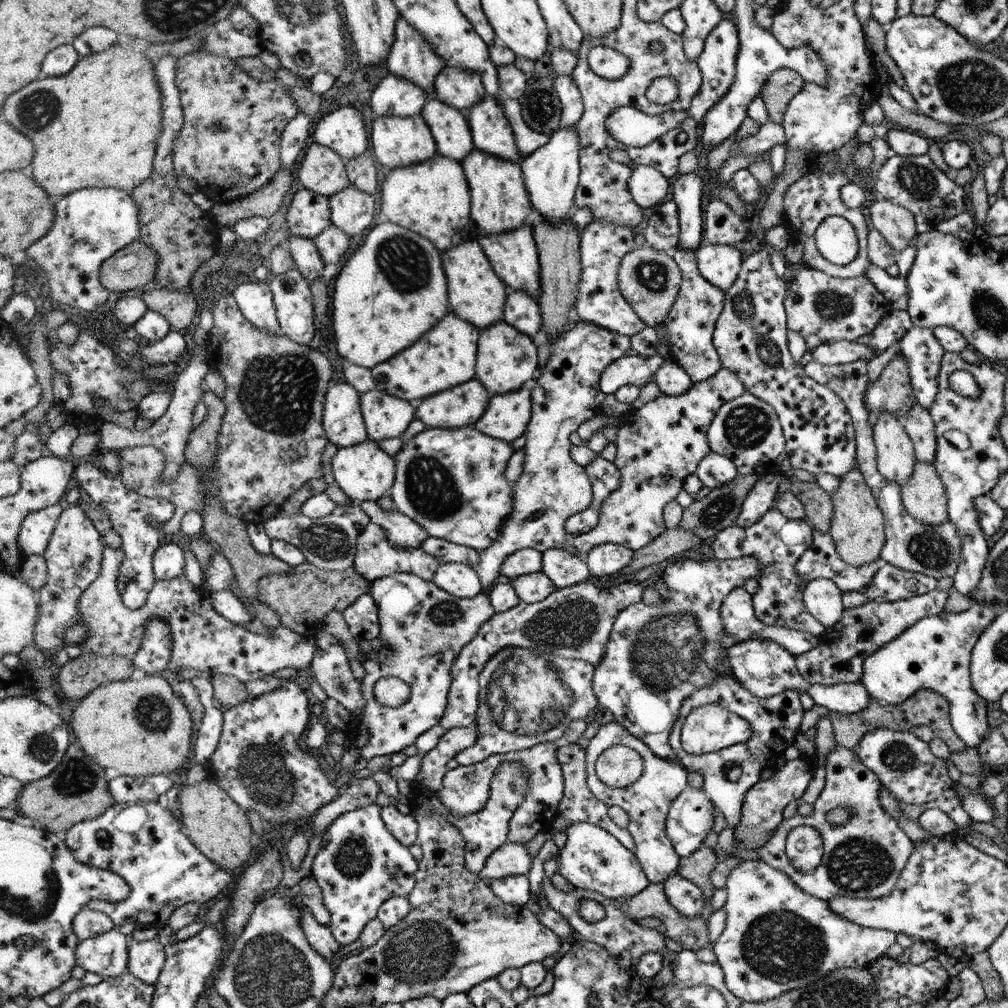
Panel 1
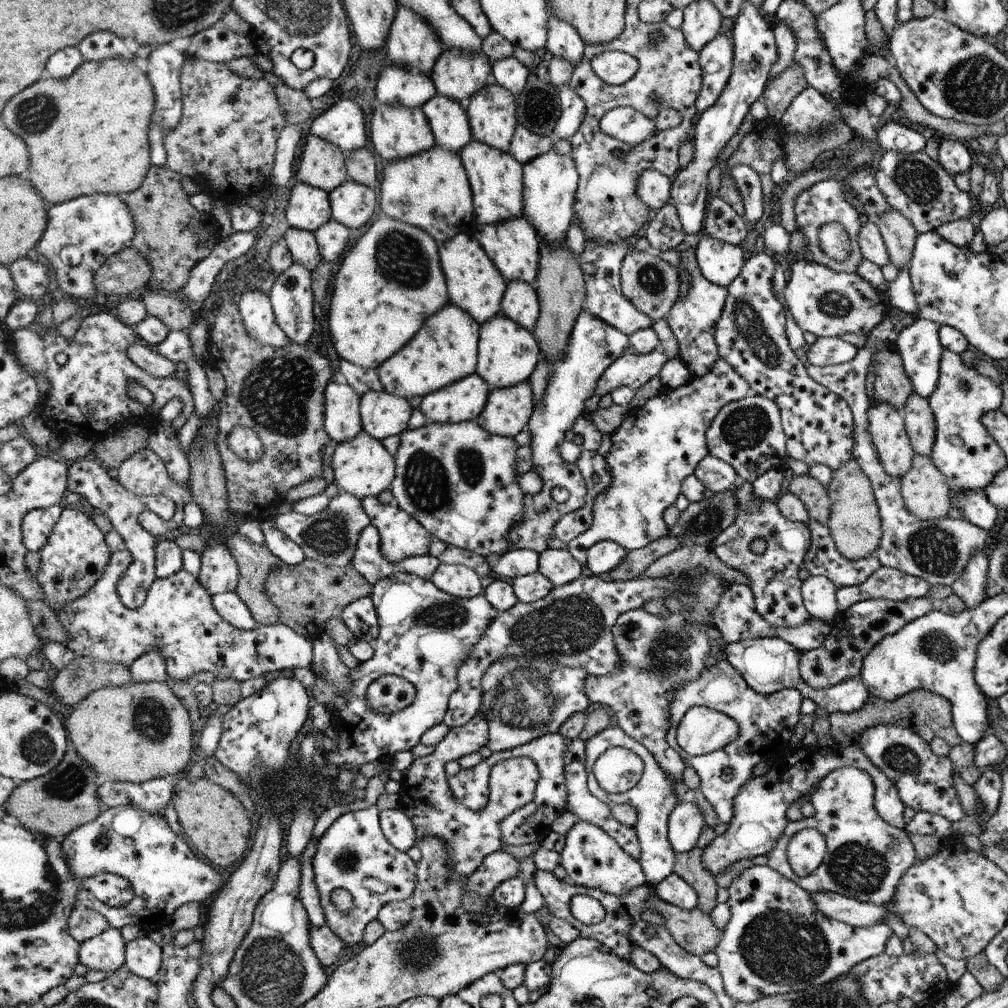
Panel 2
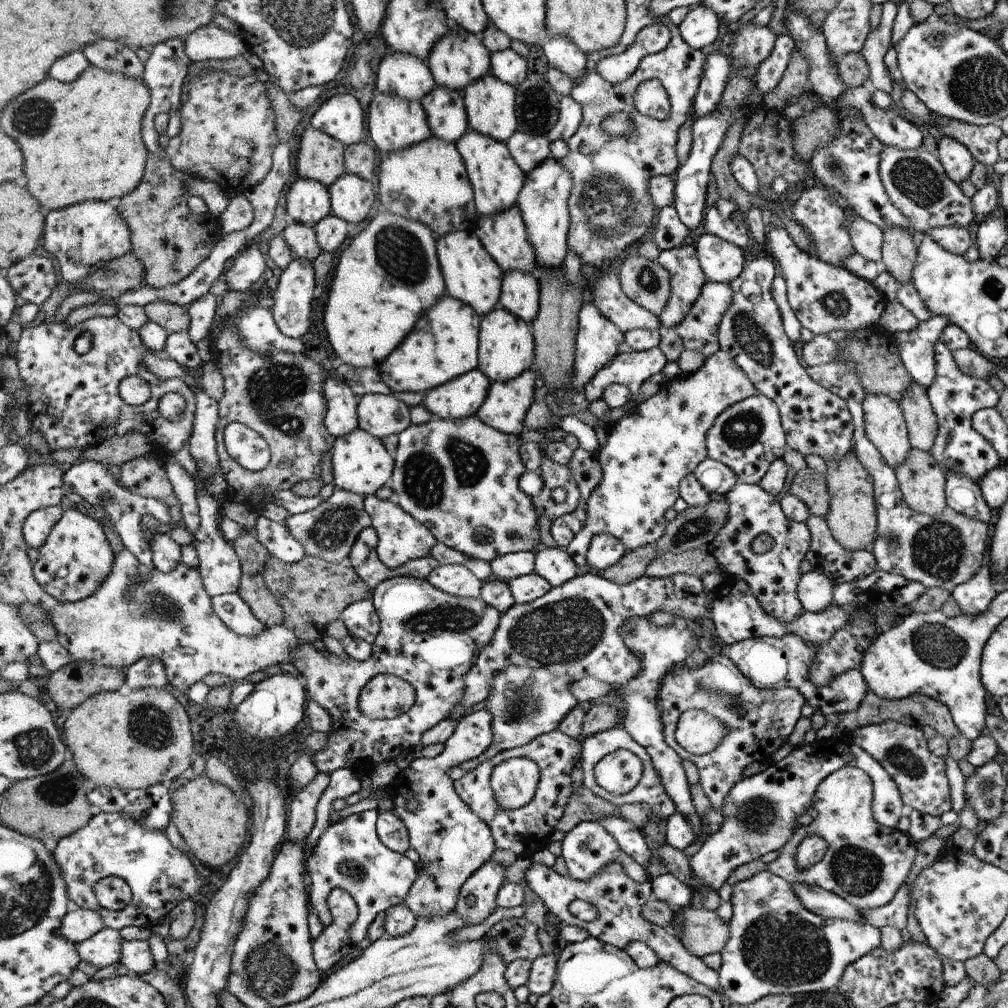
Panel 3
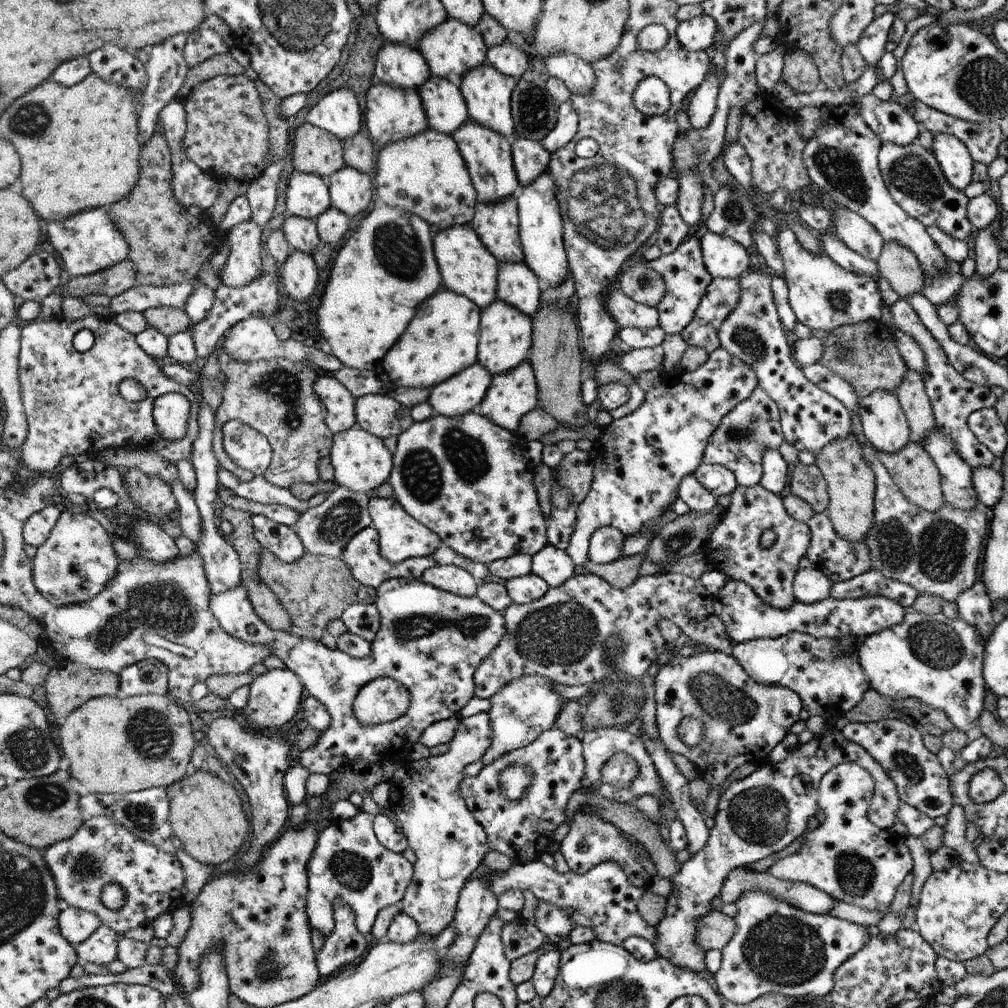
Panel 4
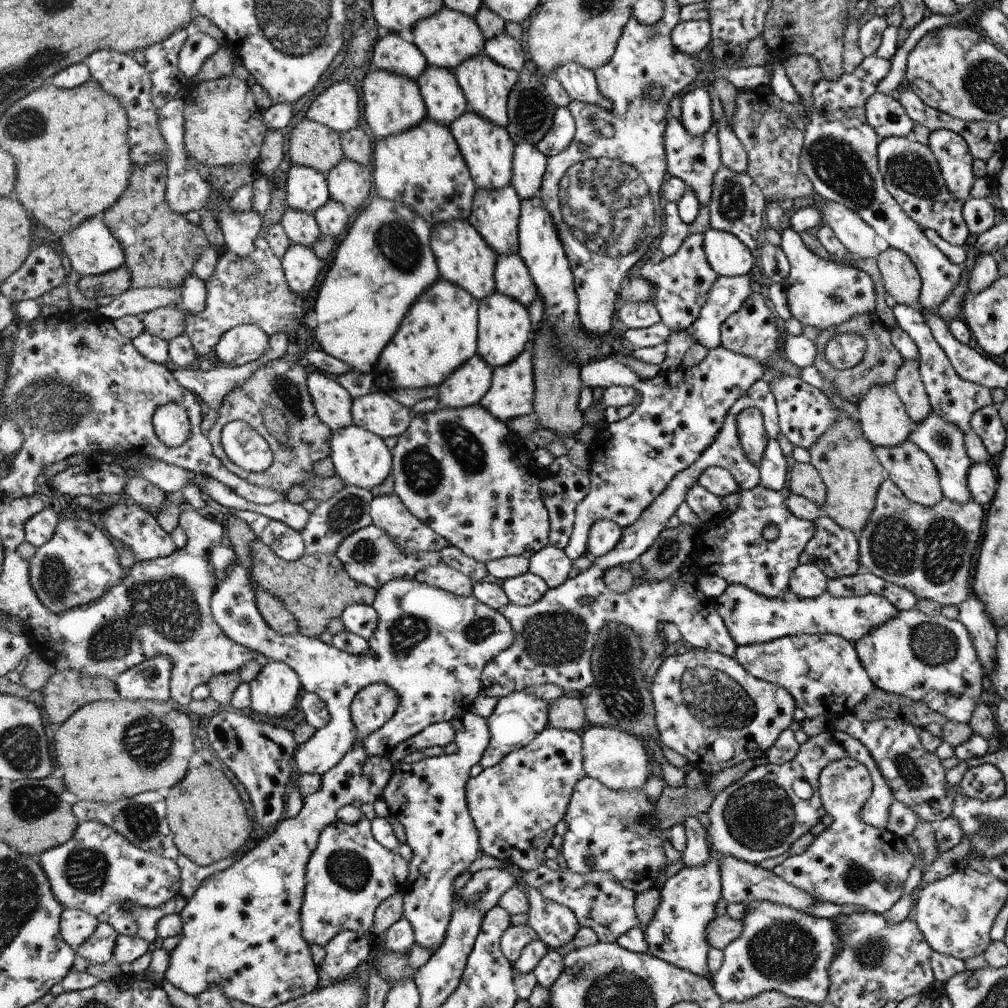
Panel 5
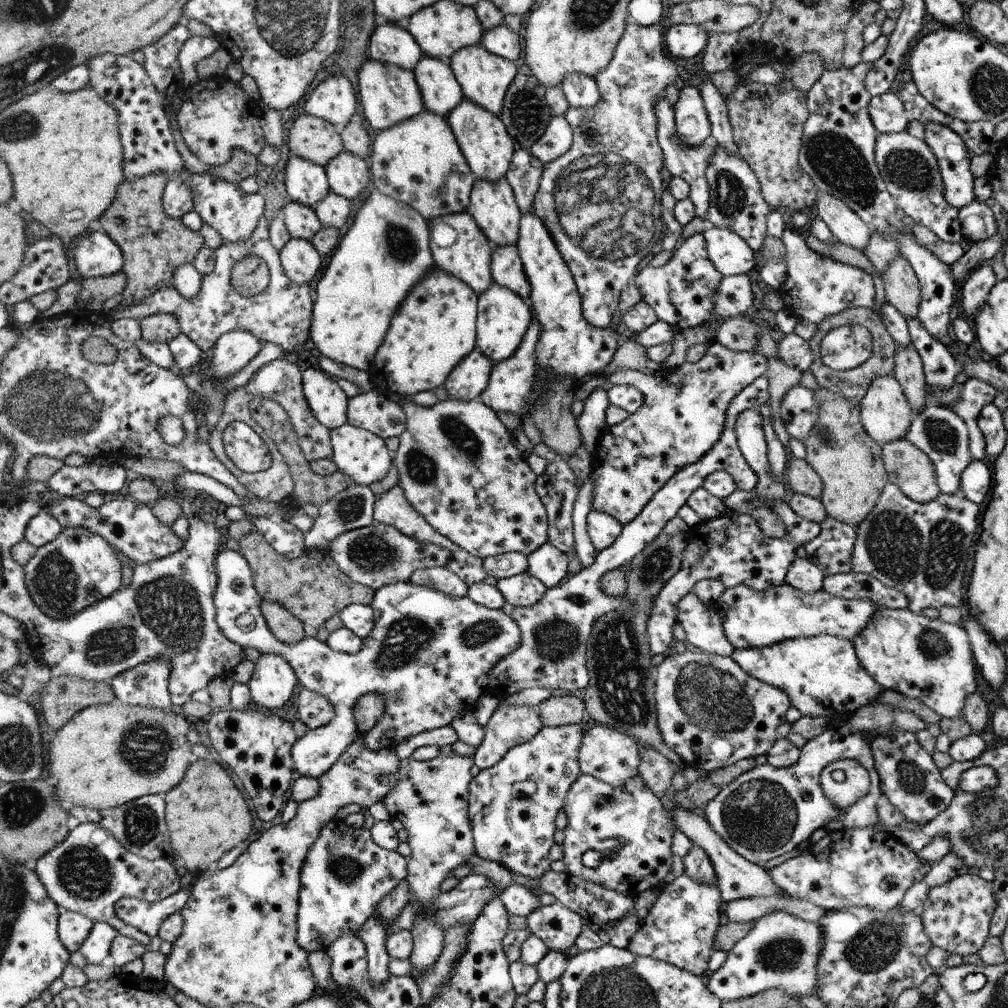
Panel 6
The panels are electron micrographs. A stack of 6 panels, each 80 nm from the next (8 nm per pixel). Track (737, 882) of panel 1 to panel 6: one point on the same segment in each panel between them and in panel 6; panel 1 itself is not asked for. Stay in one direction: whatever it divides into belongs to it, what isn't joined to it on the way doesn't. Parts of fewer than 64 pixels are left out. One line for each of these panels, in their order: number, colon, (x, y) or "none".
2: (776, 941)
3: (776, 946)
4: (776, 948)
5: (781, 949)
6: (781, 950)

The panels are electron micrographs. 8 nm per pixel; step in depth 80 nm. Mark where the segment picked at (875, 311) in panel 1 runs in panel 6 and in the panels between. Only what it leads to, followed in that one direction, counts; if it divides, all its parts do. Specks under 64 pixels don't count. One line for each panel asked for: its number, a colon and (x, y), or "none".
2: (827, 303)
3: (824, 297)
4: (824, 296)
5: (822, 293)
6: (816, 287)

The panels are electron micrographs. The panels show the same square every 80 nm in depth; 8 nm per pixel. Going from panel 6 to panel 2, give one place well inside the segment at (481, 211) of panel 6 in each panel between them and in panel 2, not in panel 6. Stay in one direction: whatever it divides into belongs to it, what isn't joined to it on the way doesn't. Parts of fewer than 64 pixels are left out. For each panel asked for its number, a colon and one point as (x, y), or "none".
2: (514, 246)
3: (504, 236)
4: (497, 224)
5: (496, 212)

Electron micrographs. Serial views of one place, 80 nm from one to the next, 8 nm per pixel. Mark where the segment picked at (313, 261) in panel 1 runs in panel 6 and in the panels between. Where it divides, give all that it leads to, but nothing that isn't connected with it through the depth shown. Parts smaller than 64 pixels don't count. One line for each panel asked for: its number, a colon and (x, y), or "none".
2: (304, 248)
3: (302, 239)
4: (302, 233)
5: (301, 227)
6: (302, 221)

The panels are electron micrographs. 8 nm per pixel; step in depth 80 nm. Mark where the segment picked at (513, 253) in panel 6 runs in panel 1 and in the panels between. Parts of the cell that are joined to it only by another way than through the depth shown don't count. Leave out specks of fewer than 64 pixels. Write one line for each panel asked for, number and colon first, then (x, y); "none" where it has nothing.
1: (522, 310)
2: (520, 302)
3: (520, 293)
4: (518, 285)
5: (512, 277)

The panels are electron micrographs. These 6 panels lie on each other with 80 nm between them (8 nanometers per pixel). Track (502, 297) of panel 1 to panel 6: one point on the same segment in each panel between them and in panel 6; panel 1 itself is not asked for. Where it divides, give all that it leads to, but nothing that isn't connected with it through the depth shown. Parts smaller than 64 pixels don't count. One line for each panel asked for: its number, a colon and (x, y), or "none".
2: (475, 284)
3: (473, 276)
4: (468, 267)
5: (469, 261)
6: (469, 258)

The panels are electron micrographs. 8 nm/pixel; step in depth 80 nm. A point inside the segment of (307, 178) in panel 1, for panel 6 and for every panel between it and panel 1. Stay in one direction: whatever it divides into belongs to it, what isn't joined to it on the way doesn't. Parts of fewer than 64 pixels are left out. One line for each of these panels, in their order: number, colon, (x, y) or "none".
2: (321, 165)
3: (320, 157)
4: (315, 150)
5: (315, 145)
6: (310, 137)

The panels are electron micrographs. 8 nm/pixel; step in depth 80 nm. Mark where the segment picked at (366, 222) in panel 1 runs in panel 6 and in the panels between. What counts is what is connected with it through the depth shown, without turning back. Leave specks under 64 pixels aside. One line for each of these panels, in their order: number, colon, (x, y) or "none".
2: (352, 203)
3: (352, 197)
4: (351, 191)
5: (350, 182)
6: (348, 174)

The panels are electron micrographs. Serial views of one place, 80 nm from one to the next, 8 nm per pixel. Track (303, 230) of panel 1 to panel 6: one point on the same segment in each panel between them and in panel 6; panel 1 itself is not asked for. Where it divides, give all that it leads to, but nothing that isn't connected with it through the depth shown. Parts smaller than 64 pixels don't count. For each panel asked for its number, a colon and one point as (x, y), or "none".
2: (309, 208)
3: (308, 201)
4: (308, 195)
5: (307, 189)
6: (306, 182)

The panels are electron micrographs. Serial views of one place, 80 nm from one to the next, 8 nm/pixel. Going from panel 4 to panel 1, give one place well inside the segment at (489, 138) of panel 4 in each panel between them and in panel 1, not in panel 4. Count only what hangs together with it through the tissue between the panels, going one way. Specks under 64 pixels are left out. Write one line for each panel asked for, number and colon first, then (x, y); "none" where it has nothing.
1: (500, 202)
2: (496, 177)
3: (497, 180)

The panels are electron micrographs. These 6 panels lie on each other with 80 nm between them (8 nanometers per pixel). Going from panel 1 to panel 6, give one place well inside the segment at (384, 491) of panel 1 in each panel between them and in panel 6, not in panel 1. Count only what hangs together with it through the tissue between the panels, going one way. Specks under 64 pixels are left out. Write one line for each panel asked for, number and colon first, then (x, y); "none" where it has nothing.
2: (362, 466)
3: (361, 463)
4: (361, 461)
5: (361, 458)
6: (363, 456)

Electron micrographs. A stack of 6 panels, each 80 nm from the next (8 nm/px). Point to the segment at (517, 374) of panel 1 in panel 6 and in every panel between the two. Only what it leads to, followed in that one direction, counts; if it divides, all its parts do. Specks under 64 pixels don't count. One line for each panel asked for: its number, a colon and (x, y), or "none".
2: (508, 352)
3: (507, 344)
4: (506, 335)
5: (505, 327)
6: (504, 317)

